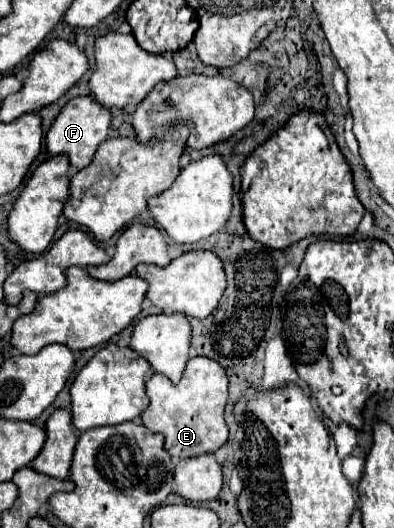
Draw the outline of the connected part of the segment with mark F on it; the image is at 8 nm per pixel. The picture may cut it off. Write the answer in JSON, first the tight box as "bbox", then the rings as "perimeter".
{"bbox":[45,95,111,169],"perimeter":[[[91,95],[69,99],[65,103],[65,107],[61,109],[61,113],[57,115],[57,119],[53,121],[53,125],[49,127],[49,131],[47,131],[47,137],[45,137],[47,153],[49,155],[67,155],[69,165],[73,169],[83,169],[93,159],[93,153],[95,153],[97,145],[107,139],[109,123],[111,123],[109,109],[105,109],[103,105],[93,101]]]}

